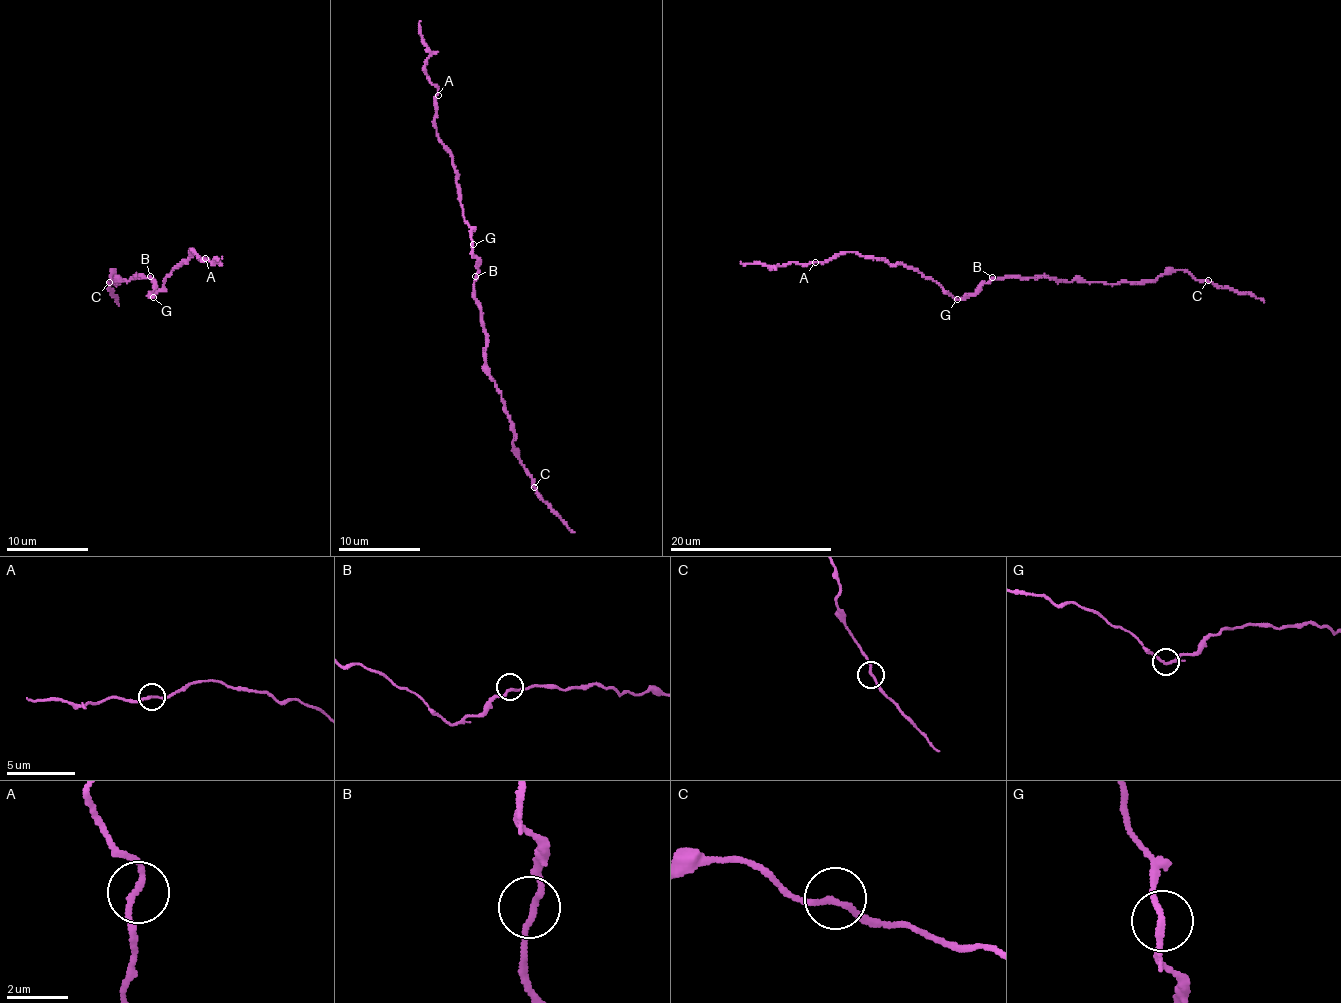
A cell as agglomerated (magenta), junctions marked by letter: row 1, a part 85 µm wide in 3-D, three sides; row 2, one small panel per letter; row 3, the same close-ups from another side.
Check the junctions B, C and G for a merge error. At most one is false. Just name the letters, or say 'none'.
none

